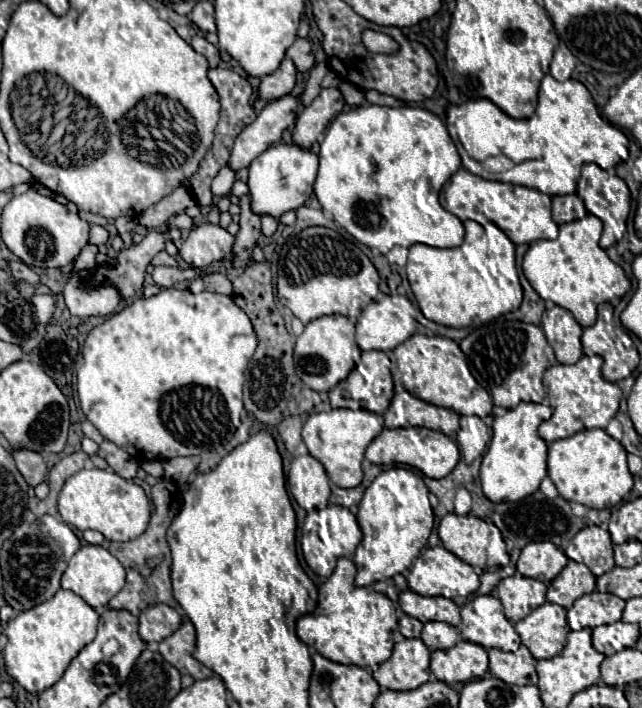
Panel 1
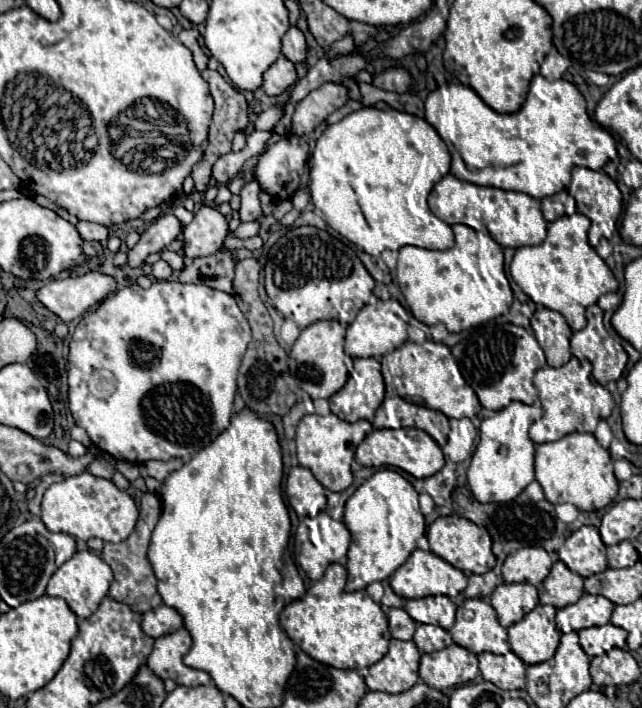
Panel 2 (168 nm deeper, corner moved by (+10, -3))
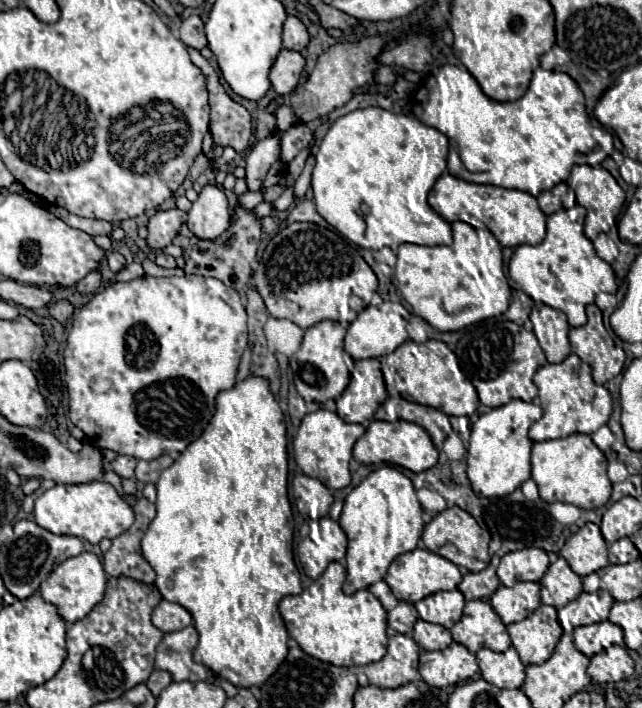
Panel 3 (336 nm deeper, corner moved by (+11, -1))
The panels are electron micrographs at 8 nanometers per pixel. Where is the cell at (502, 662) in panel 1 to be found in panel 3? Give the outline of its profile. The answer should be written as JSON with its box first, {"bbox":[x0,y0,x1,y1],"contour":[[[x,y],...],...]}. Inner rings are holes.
{"bbox":[476,648,525,688],"contour":[[[482,648],[476,652],[482,678],[498,688],[522,688],[525,681],[525,666],[514,648],[506,652],[492,652]]]}

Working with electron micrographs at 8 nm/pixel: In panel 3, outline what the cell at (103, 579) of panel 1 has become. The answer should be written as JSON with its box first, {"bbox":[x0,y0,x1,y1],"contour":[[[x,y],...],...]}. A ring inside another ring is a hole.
{"bbox":[40,552,106,624],"contour":[[[82,552],[80,556],[68,558],[56,570],[52,570],[52,574],[40,584],[40,596],[48,604],[54,604],[58,608],[60,618],[64,618],[70,624],[82,620],[102,600],[104,590],[106,590],[106,572],[98,556],[90,552]]]}

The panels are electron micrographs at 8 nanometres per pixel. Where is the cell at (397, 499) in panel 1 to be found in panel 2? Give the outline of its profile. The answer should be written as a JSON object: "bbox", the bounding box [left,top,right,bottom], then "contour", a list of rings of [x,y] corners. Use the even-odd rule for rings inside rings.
{"bbox":[343,468,425,590],"contour":[[[392,468],[379,469],[365,480],[345,504],[343,522],[349,528],[352,540],[347,552],[345,568],[349,572],[345,590],[361,590],[361,582],[387,580],[415,550],[417,540],[425,534],[425,518],[419,510],[417,490]]]}

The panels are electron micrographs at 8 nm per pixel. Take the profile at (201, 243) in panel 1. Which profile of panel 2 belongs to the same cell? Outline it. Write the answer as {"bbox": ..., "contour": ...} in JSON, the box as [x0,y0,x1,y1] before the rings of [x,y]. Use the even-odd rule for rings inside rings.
{"bbox":[183,206,227,258],"contour":[[[201,206],[193,222],[183,228],[183,252],[187,258],[211,256],[223,248],[227,236],[227,220],[213,206]]]}

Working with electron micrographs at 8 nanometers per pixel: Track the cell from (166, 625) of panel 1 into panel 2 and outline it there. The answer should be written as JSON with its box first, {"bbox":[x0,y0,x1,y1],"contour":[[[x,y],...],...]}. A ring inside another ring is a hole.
{"bbox":[141,604,183,638],"contour":[[[161,604],[149,612],[143,614],[143,620],[141,620],[141,628],[147,636],[151,638],[159,638],[159,636],[165,636],[169,632],[175,632],[177,628],[183,626],[183,618],[169,606]]]}

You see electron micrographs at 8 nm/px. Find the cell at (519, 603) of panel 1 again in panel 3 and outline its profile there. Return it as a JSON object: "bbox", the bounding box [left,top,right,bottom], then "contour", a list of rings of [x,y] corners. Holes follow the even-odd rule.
{"bbox":[490,582,540,624],"contour":[[[516,582],[510,588],[498,586],[498,590],[492,594],[490,604],[504,624],[520,622],[540,606],[540,584]]]}

